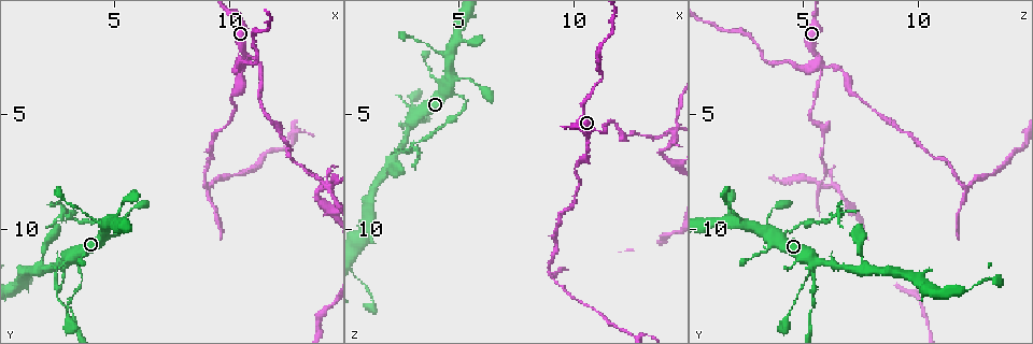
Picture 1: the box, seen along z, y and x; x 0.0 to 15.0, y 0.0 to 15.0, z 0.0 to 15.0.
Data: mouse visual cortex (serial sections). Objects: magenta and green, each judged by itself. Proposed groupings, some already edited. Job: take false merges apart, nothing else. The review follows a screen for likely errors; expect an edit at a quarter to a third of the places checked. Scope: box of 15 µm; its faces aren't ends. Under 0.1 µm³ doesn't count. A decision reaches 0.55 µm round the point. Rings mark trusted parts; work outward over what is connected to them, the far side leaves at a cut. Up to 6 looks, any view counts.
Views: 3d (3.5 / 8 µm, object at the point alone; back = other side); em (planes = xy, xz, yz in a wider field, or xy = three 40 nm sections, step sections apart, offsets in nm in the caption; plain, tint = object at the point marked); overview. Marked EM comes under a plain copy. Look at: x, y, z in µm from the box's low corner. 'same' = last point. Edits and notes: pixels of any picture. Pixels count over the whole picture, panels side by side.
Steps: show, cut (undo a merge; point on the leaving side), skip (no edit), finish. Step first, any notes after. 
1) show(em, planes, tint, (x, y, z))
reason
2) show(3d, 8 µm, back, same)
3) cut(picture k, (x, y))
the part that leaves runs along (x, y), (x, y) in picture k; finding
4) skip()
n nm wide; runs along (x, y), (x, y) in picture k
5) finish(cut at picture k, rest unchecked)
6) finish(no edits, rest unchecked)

show(3d, 3.5 µm, (5.3, 10.0, 4.4))
a narrow waist

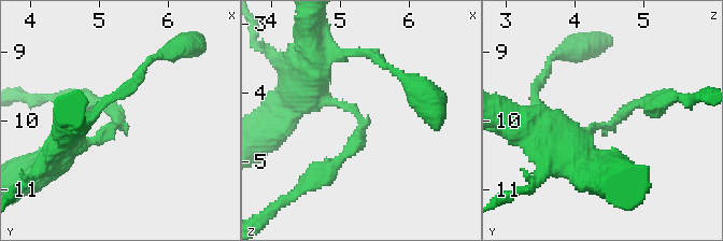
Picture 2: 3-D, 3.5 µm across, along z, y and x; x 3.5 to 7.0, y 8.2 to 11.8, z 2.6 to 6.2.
show(em, xy, step 3, tint, (5.25, 10.05, 4.40))
arms of 150, 350 nm; need the tissue

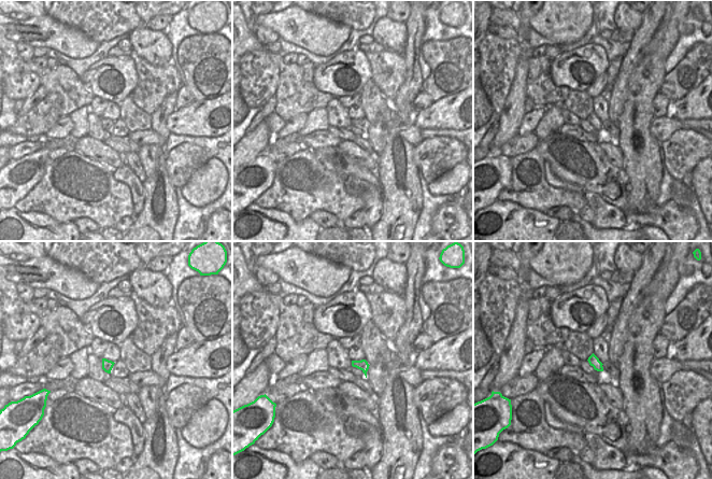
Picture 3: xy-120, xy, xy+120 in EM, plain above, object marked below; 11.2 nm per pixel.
cut(picture 2, (620, 116))
two cells meet here

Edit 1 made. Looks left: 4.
show(3d, 3.5 µm, back, (2.4, 12.9, 5.4))
abrupt turn

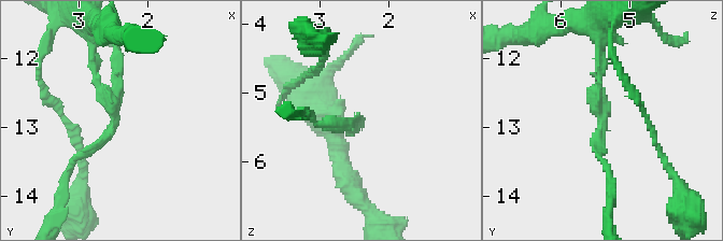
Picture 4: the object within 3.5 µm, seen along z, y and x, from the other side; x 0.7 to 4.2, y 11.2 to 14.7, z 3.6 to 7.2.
show(em, planes, tint, (2.50, 13.00, 5.40))
shape alone is not enough

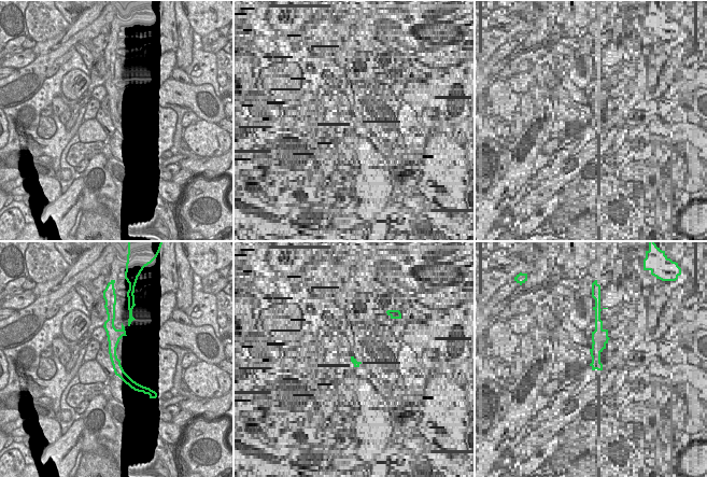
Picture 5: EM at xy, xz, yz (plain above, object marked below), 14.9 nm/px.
cut(picture 4, (93, 147))
140 nm wide; border along (118, 330), (112, 345), (115, 354) in picture 5; two cells meet here

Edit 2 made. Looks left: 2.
finish(cut at picture 2, cut at picture 4, rest unchecked)

